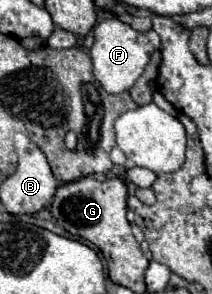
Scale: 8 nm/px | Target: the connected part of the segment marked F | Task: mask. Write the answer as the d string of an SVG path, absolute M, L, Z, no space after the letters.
M116 17L104 19L94 27L94 45L90 49L90 57L94 63L94 77L108 93L122 93L130 89L136 79L144 73L150 55L160 47L160 37L154 31L134 31L130 25L118 21Z

